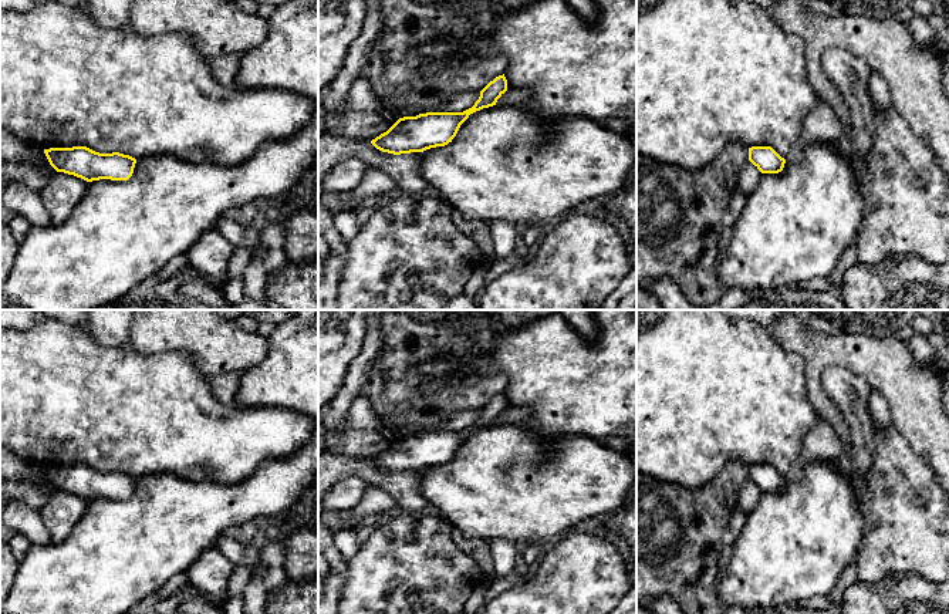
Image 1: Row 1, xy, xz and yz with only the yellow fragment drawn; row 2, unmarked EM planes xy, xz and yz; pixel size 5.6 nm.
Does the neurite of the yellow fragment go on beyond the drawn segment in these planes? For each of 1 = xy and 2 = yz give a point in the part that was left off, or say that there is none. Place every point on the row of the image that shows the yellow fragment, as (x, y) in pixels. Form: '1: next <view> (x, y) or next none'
1: next none
2: next none

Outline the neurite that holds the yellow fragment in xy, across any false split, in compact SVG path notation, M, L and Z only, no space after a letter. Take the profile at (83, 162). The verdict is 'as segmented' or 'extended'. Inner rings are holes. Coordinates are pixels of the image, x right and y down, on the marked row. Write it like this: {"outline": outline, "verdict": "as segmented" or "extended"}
{"outline": "M87 146L44 149L50 165L57 172L74 175L87 182L111 179L128 181L136 159L119 152L99 154Z", "verdict": "as segmented"}

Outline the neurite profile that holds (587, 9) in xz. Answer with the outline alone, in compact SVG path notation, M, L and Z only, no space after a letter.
M565 0L565 1L585 21L592 21L597 17L597 4L594 0Z

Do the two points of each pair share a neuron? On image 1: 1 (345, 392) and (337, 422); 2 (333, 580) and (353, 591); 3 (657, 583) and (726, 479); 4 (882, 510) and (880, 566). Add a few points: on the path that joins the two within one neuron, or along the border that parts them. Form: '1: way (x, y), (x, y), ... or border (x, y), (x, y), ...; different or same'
1: way (344, 400), (338, 407), (337, 415); same
2: border (343, 586), (338, 599); different
3: way (678, 557), (712, 505); same
4: way (882, 525), (882, 552); same

